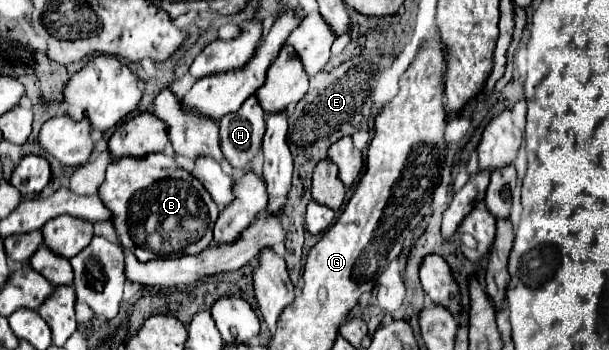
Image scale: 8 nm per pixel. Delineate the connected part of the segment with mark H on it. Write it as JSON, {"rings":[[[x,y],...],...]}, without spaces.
{"rings":[[[248,97],[240,111],[220,119],[220,149],[226,161],[234,169],[250,171],[250,163],[262,147],[264,131],[262,109],[254,103],[254,97]]]}

